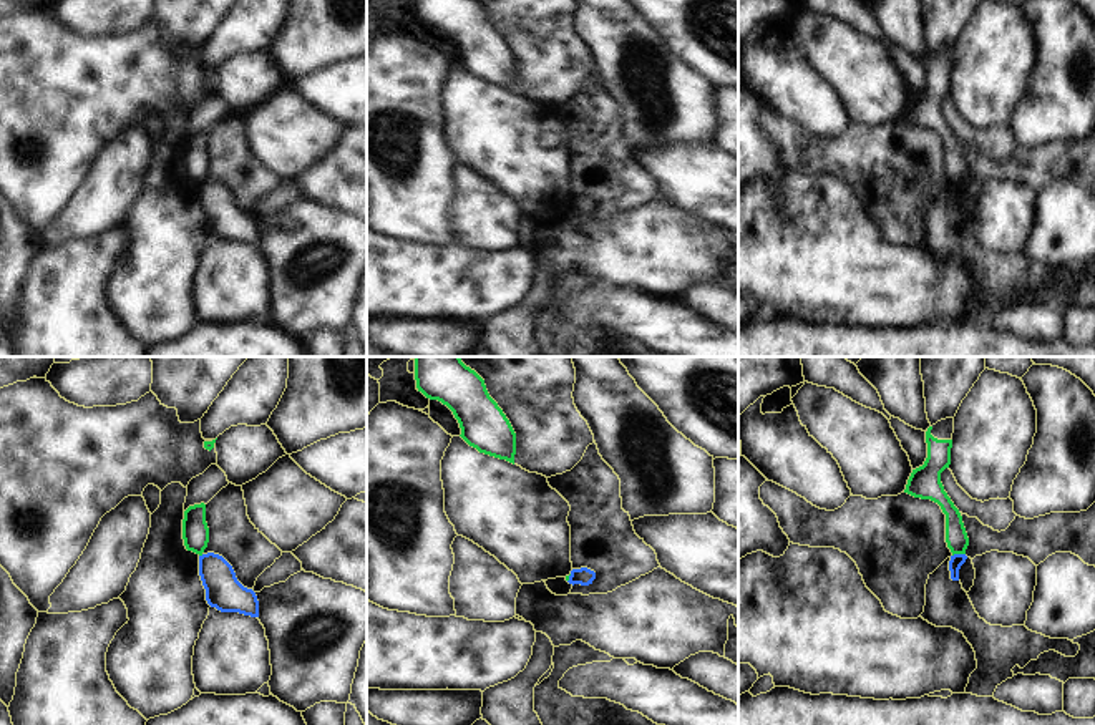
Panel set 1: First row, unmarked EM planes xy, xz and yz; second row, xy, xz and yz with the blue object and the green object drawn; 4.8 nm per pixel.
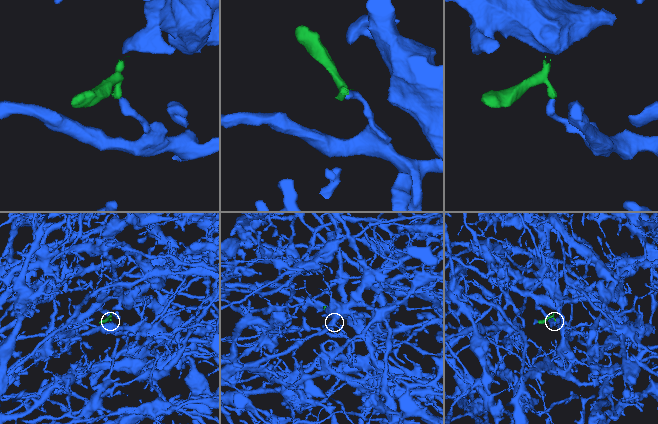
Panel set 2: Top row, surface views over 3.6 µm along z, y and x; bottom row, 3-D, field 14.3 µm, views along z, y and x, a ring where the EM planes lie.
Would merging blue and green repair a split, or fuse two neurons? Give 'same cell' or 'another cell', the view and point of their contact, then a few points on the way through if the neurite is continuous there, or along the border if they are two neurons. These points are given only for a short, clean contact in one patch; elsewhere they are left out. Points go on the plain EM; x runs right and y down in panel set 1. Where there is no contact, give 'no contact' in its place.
another cell | yz (958, 183) | along yz (964, 181), (953, 184)

